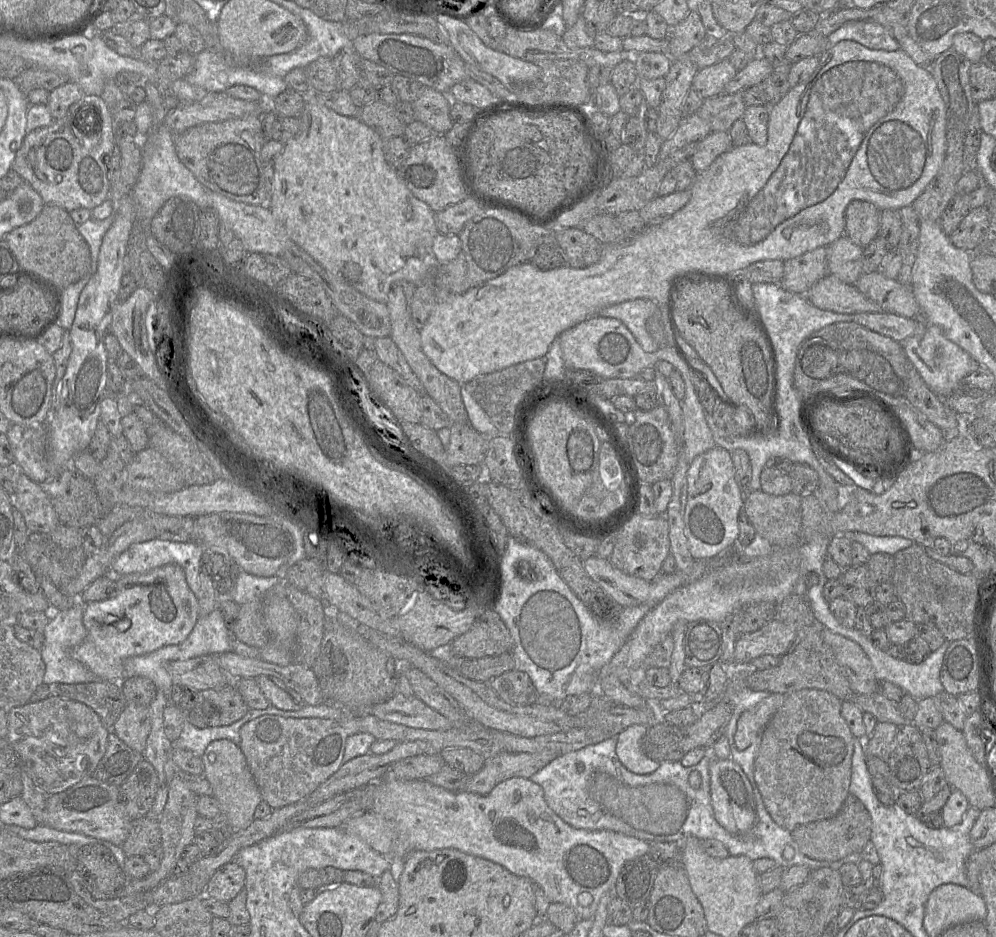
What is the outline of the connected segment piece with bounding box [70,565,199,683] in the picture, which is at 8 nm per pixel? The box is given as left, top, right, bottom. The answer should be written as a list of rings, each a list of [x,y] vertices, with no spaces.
[[[165,565],[142,574],[116,578],[116,595],[84,605],[84,641],[72,649],[71,657],[100,680],[120,683],[124,661],[153,653],[183,642],[199,618],[197,599],[189,589],[184,571],[178,565]]]

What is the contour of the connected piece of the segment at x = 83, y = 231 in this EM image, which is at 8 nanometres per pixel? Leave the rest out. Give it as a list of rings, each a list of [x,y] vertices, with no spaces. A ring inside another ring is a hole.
[[[76,209],[70,213],[71,219],[77,225],[78,232],[89,246],[90,250],[90,274],[97,270],[99,251],[103,237],[111,227],[114,215],[104,220],[95,220],[91,216],[91,210]]]

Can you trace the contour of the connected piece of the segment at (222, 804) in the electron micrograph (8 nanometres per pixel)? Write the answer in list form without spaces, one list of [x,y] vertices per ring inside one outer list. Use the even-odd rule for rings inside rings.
[[[228,739],[215,740],[206,747],[201,761],[204,767],[202,776],[212,787],[212,796],[219,804],[220,813],[227,818],[229,832],[247,828],[255,820],[254,812],[262,797],[239,745]]]

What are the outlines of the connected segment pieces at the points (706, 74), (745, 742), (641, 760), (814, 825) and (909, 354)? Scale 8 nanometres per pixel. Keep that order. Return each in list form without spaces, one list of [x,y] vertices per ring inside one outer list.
[[[729,59],[701,68],[695,74],[692,87],[706,99],[722,94],[737,71]]]
[[[770,694],[740,716],[734,734],[735,746],[739,750],[745,750],[758,736],[762,735],[772,716],[782,706],[785,697],[783,694]]]
[[[631,725],[617,735],[615,751],[619,761],[627,770],[638,775],[651,774],[660,764],[643,752],[646,732],[647,727],[644,725]]]
[[[849,794],[839,812],[832,818],[811,822],[790,832],[800,852],[818,861],[838,861],[853,853],[860,853],[871,840],[872,820],[863,803]]]
[[[927,324],[922,335],[907,338],[901,344],[906,357],[923,381],[933,393],[942,399],[960,390],[964,378],[980,366],[966,351],[950,341],[942,329],[936,325]]]

